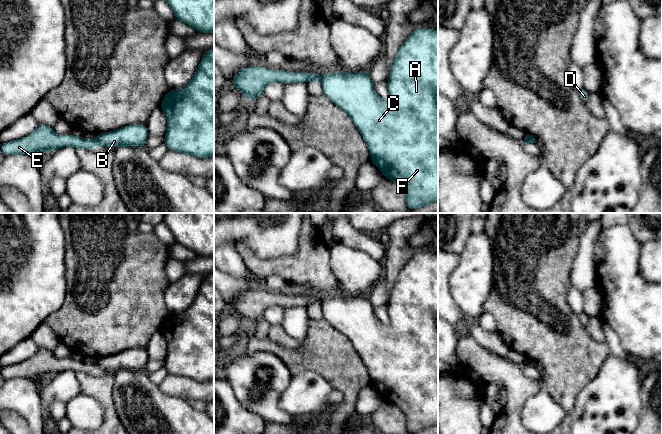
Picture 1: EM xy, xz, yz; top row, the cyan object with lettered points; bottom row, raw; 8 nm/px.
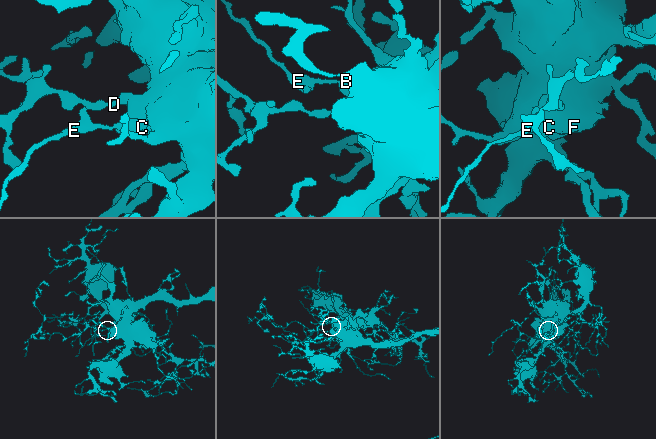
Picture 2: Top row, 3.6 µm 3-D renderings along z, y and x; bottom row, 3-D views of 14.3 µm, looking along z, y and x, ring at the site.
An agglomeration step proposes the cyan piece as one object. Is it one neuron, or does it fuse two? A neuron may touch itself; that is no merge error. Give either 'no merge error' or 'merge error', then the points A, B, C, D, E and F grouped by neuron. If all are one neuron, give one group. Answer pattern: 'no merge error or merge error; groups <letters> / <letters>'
merge error; groups A B C D F / E

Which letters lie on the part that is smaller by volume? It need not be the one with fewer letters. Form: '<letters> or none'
E

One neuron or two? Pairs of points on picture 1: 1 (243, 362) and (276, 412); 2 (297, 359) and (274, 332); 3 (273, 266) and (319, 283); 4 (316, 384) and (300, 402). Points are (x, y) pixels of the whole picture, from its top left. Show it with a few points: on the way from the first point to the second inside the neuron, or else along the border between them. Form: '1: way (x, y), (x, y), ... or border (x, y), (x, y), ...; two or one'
1: way (244, 379), (246, 400), (251, 404), (259, 404); one
2: border (268, 336), (289, 348), (298, 348), (304, 340); two
3: way (284, 266), (304, 268), (308, 272); one
4: way (312, 388), (302, 398); one

